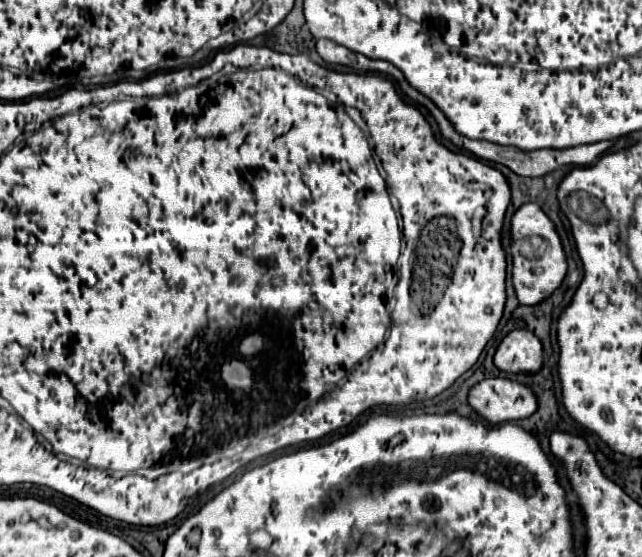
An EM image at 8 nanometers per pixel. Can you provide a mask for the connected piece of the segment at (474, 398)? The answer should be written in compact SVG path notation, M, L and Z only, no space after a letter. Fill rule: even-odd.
M489 378L471 388L469 404L491 424L501 424L529 418L537 410L537 396L517 380Z

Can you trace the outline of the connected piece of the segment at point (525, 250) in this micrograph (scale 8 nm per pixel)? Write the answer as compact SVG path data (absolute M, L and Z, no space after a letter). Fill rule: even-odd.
M531 202L523 204L515 212L511 226L513 226L511 228L513 232L513 244L511 244L513 286L521 304L535 306L547 300L549 296L553 296L553 292L559 290L559 286L563 284L563 278L567 276L567 270L569 270L567 256L563 252L563 244L561 244L561 238L557 234L553 220L541 210L541 206L531 204Z

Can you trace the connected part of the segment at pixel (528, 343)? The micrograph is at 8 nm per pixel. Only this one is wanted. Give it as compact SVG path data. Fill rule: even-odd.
M513 330L497 348L493 362L509 374L537 374L543 368L543 346L533 332Z

